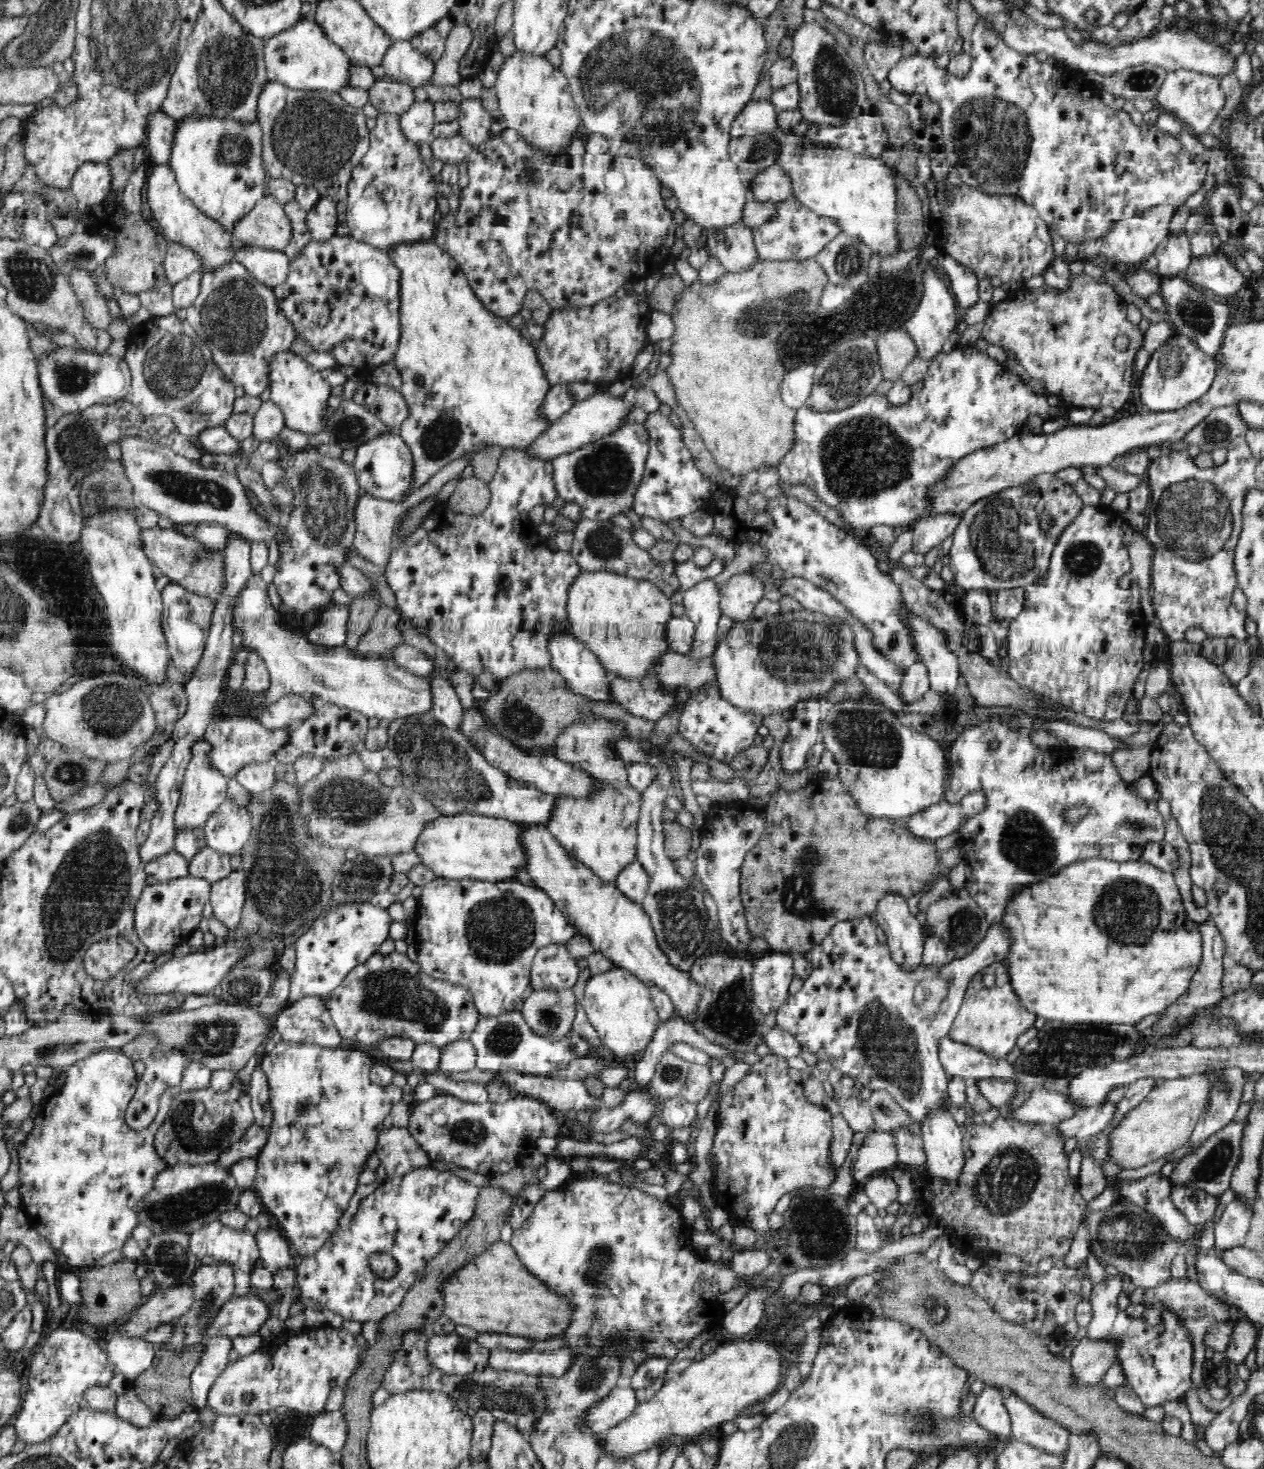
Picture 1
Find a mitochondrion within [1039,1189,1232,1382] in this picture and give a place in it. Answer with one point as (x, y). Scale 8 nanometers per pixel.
(1125, 1236)

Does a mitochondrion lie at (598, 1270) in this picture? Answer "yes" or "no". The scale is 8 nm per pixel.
yes

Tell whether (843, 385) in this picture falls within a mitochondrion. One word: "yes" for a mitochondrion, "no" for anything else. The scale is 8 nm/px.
yes

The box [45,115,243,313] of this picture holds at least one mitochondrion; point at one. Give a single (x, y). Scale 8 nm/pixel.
(82, 257)

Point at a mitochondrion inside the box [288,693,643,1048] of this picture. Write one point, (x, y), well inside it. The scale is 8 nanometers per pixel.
(430, 758)

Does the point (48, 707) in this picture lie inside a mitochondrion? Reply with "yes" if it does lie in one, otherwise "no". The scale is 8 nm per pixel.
no

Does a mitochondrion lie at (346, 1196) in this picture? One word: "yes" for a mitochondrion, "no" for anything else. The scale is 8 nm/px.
no

